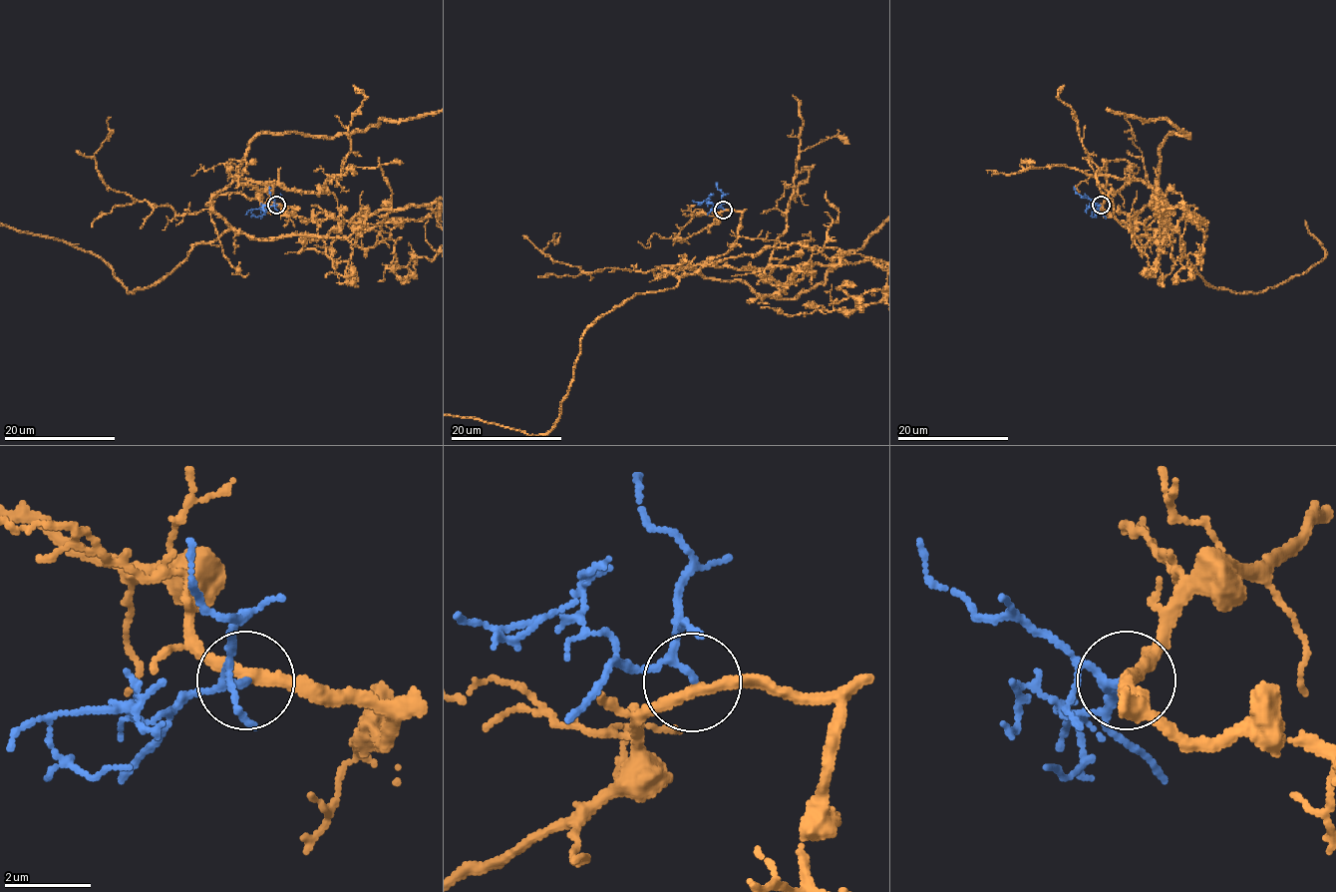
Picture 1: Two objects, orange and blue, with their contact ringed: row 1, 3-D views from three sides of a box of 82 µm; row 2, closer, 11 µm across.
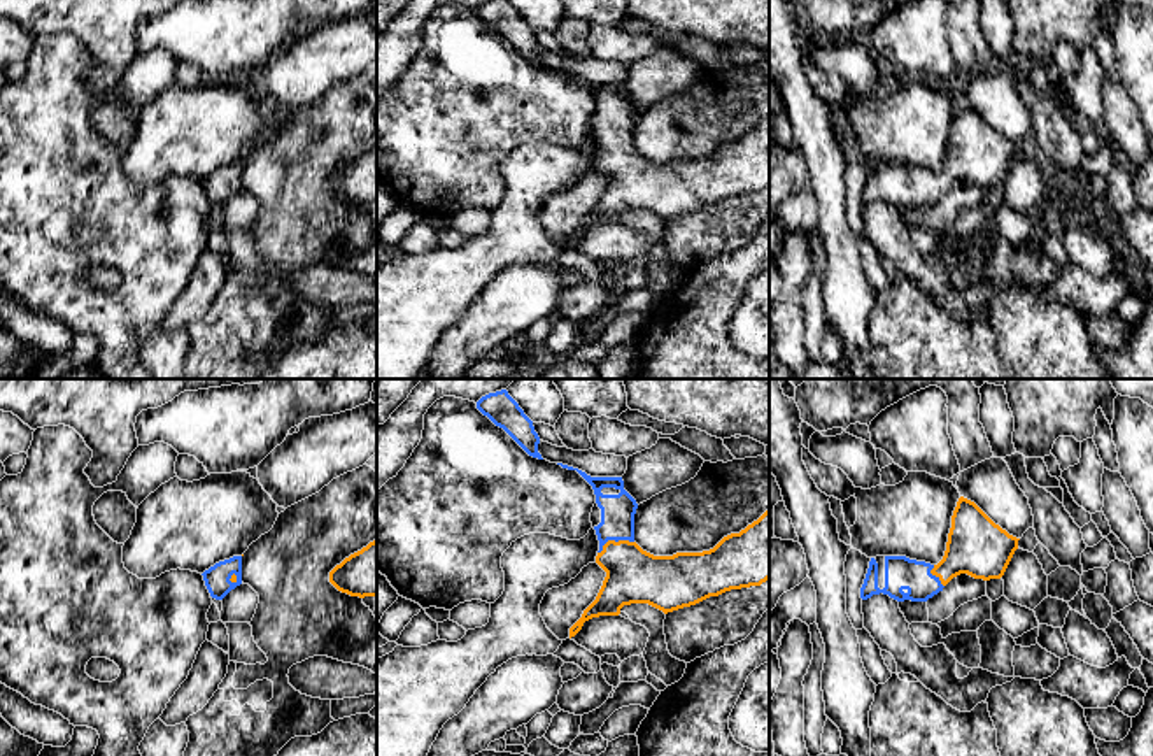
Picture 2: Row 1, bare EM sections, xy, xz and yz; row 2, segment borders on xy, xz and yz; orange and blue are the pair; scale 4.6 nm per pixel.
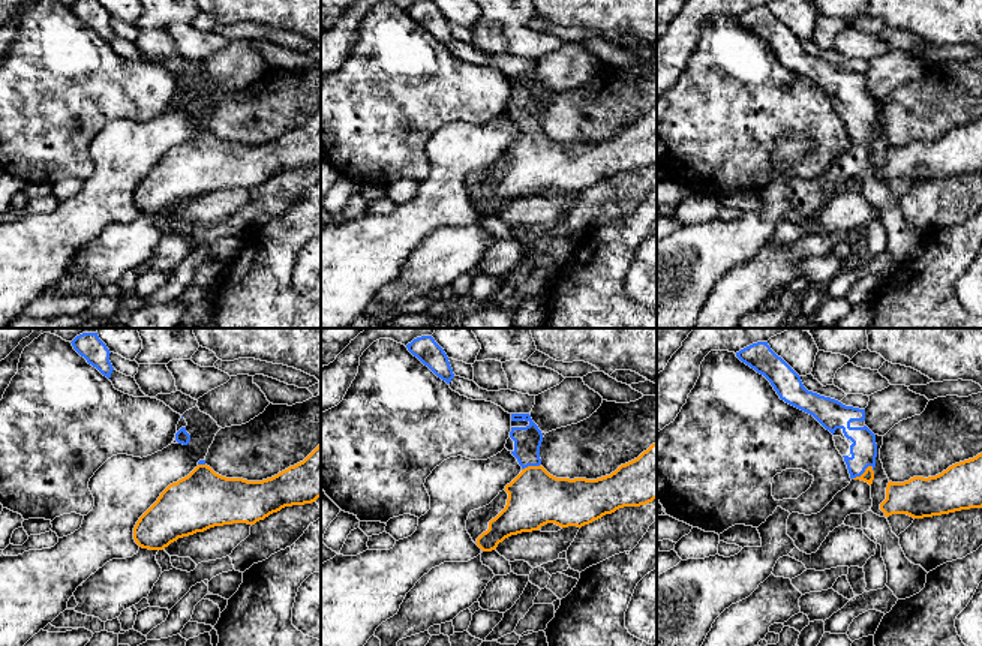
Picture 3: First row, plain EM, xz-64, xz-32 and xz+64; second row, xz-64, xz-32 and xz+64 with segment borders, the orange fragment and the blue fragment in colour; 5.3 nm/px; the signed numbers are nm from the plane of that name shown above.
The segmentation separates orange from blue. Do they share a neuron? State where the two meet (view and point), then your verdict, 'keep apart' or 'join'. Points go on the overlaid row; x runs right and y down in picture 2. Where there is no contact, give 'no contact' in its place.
xz (614, 541) | join

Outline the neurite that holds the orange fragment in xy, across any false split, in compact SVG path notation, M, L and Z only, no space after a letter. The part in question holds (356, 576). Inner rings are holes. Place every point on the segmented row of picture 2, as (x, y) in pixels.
M377 538L336 565L329 582L350 596L377 596Z

